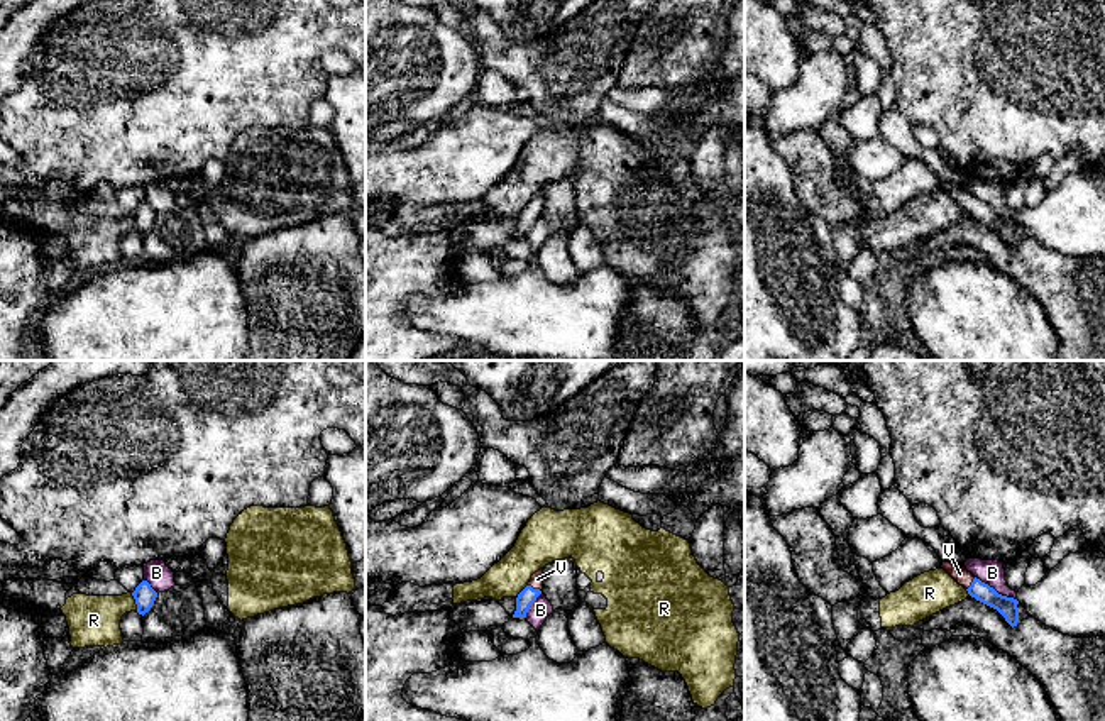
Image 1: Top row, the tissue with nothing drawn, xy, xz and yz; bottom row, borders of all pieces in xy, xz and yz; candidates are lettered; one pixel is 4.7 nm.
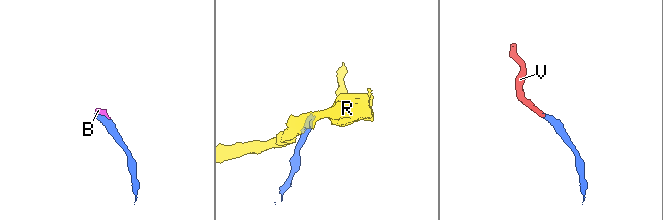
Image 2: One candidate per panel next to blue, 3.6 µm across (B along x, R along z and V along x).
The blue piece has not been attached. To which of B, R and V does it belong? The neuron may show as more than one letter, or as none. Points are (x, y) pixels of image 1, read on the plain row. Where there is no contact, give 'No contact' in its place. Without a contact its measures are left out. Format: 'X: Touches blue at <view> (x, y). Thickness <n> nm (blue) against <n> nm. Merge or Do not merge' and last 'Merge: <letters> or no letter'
B: Touches blue at yz (994, 210). Thickness 100 nm (blue) against 120 nm. Do not merge
R: Touches blue at xy (136, 222). Thickness 100 nm (blue) against 240 nm. Do not merge
V: Touches blue at xz (535, 210). Thickness 80 nm (blue) against 60 nm. Merge
Merge: V

